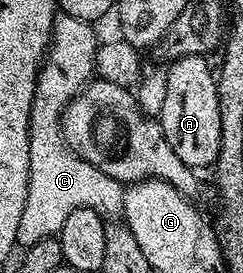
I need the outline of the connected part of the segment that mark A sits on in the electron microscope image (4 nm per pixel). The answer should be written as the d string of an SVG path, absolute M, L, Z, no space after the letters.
M178 56L166 68L166 94L162 101L162 108L158 123L166 142L170 142L170 150L182 158L187 168L193 170L211 169L218 158L220 145L220 115L218 114L218 90L214 68L207 64L204 56Z

